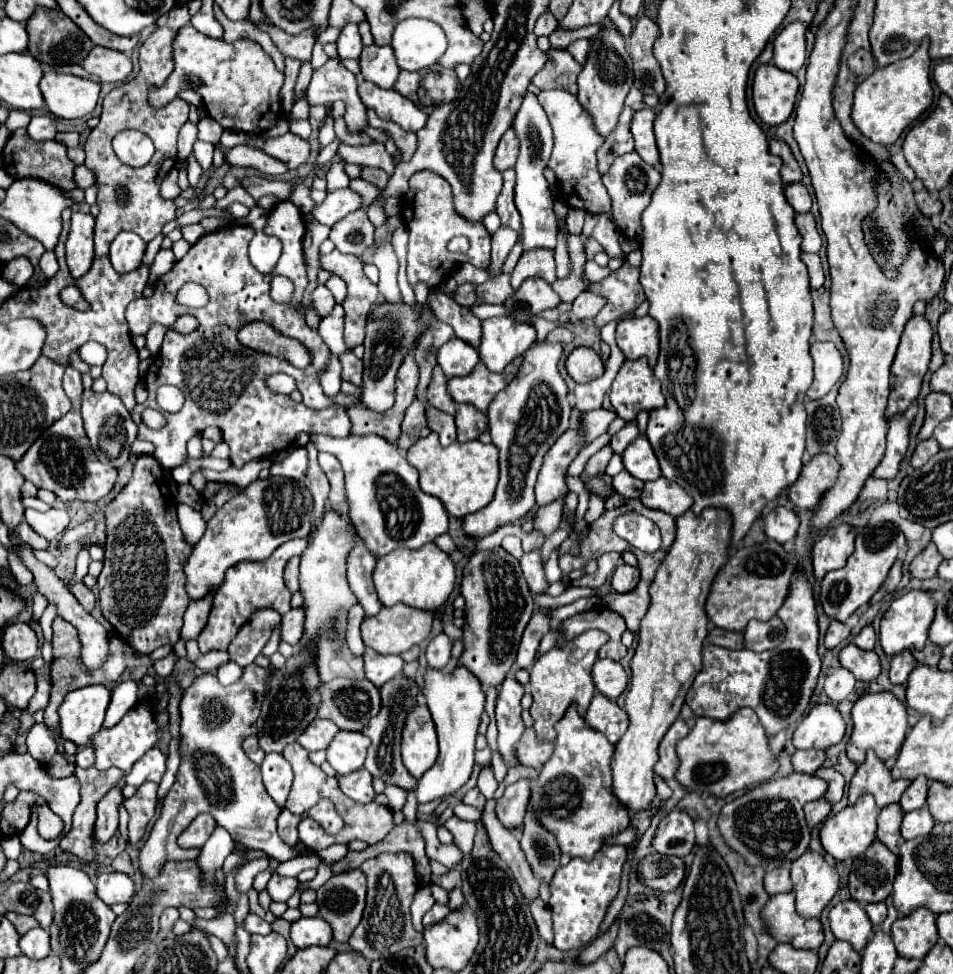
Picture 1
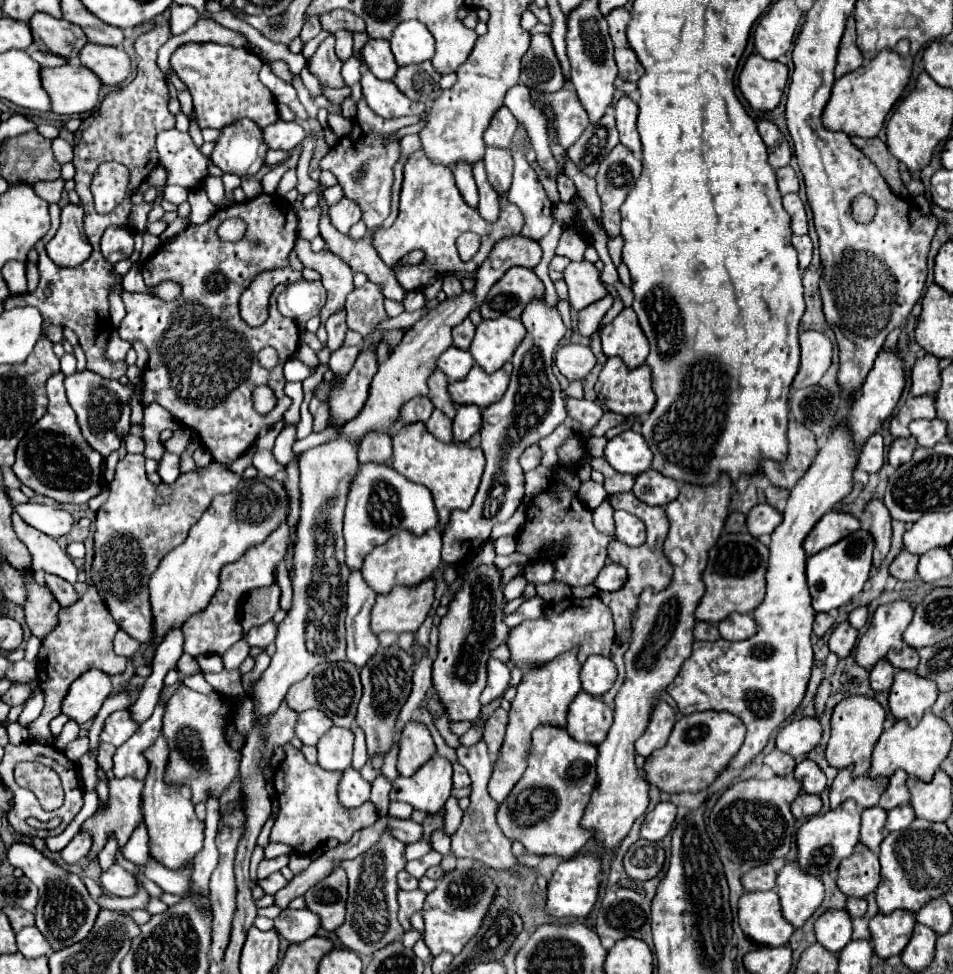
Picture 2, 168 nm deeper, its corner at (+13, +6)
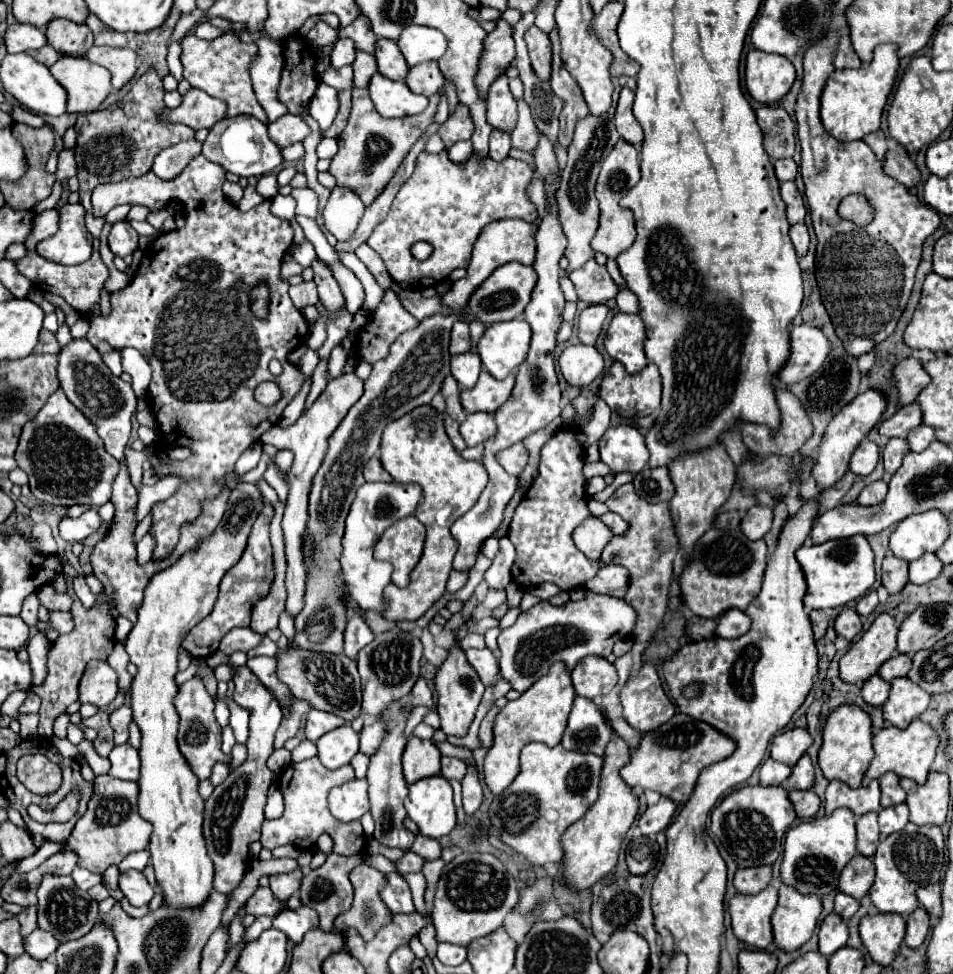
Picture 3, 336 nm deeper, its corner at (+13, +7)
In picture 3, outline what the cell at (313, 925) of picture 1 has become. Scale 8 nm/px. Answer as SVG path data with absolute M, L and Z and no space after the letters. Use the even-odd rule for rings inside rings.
M300 907L296 911L284 909L274 917L274 927L280 929L290 941L300 943L310 929L318 929L318 913L310 907Z

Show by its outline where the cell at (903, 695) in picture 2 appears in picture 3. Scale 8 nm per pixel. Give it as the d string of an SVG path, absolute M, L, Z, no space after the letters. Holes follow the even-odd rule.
M898 677L892 681L890 695L884 703L884 719L892 725L906 729L912 719L926 711L930 703L930 695L912 683L908 677Z

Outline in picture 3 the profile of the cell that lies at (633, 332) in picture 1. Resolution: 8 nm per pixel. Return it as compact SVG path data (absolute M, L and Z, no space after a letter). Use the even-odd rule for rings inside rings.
M616 313L604 337L604 347L614 361L620 361L628 373L638 373L648 365L644 355L646 329L640 315Z

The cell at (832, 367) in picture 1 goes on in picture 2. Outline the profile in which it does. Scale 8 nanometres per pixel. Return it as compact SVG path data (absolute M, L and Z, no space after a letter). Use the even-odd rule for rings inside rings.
M806 330L800 334L800 370L792 382L792 388L806 388L820 382L832 360L832 342L826 334Z

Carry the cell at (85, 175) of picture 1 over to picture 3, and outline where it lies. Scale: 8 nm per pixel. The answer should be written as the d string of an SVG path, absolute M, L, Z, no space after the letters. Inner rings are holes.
M64 149L60 153L60 159L58 159L56 181L68 181L74 175L76 175L76 159L74 159L74 153L68 151L68 149Z

